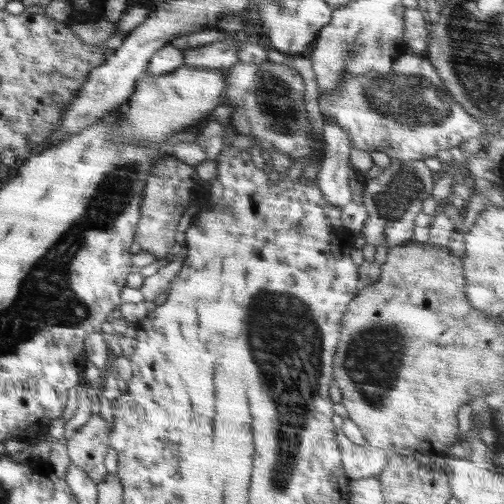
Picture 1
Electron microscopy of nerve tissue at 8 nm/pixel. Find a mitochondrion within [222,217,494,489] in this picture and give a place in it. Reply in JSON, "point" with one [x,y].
{"point":[373,359]}

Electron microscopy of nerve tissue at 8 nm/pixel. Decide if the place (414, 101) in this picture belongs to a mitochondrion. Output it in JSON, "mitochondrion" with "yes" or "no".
{"mitochondrion":"yes"}

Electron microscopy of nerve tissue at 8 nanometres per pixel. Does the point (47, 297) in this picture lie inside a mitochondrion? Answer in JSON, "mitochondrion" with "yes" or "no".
{"mitochondrion":"yes"}

